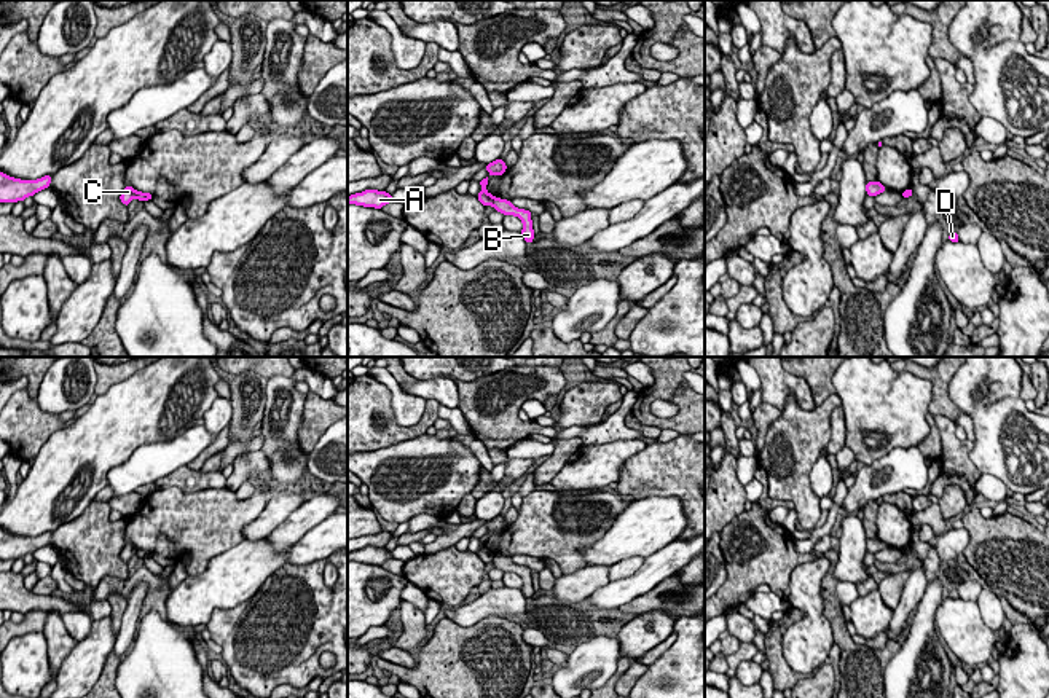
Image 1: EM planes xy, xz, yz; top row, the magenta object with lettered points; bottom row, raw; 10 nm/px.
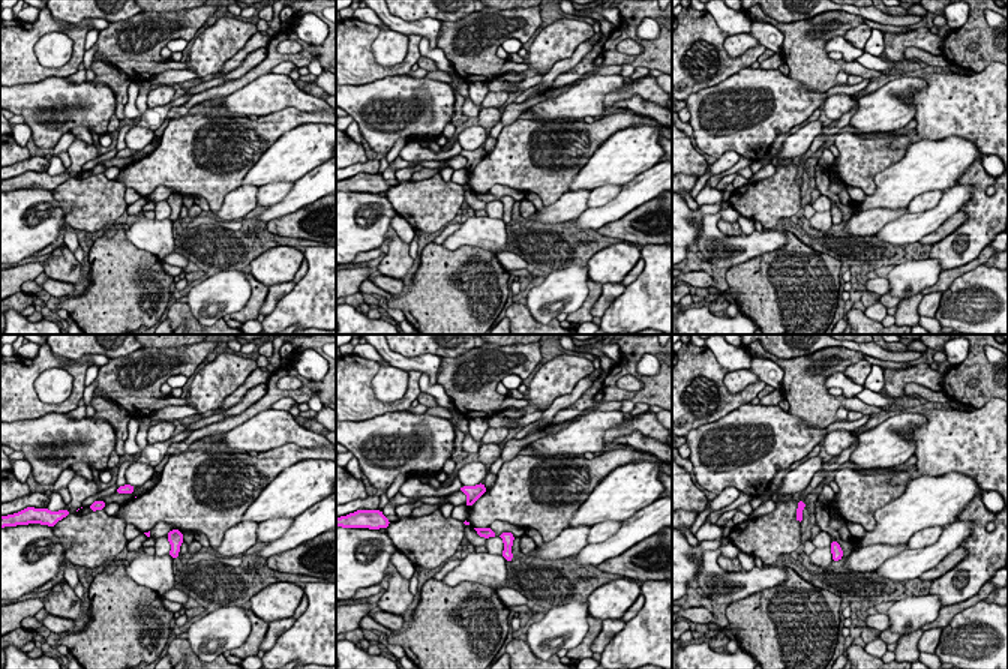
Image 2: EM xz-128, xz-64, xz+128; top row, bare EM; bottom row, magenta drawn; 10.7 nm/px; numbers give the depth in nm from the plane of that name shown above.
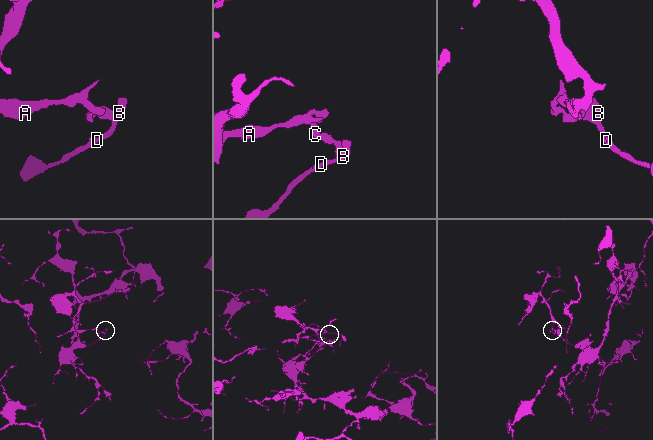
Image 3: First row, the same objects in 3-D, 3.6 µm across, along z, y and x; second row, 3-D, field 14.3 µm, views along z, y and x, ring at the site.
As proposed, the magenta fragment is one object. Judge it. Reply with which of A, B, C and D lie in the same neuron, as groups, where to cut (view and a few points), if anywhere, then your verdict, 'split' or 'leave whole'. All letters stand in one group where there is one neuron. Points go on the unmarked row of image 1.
groups A C / B D; cut xz (495, 555), (491, 561); split

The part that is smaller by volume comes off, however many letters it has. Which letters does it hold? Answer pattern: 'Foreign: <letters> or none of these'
Foreign: A, C

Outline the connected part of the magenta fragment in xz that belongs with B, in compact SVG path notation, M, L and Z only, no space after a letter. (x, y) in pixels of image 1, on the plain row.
M494 555L493 556L493 564L494 567L504 571L504 572L515 572L518 574L521 578L523 578L523 586L521 586L521 591L524 594L524 598L528 601L532 599L534 596L534 586L532 586L532 577L531 577L531 571L529 567L524 567L524 566L517 566L512 558L507 558L507 556L501 556L501 555Z

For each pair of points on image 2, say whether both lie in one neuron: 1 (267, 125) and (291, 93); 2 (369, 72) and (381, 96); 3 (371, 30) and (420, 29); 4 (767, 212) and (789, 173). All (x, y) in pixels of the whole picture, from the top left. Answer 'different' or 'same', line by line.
1: different
2: different
3: different
4: same

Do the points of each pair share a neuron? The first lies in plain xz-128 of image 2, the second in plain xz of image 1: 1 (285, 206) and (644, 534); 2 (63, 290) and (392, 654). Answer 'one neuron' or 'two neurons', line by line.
1: two neurons
2: one neuron

